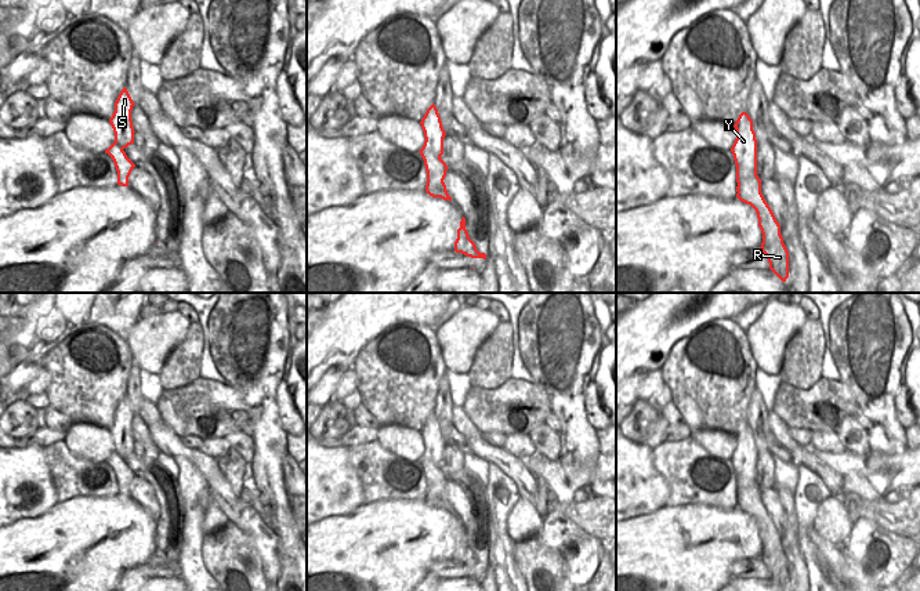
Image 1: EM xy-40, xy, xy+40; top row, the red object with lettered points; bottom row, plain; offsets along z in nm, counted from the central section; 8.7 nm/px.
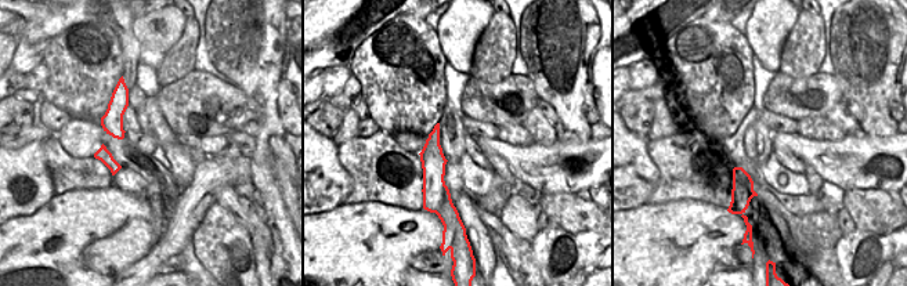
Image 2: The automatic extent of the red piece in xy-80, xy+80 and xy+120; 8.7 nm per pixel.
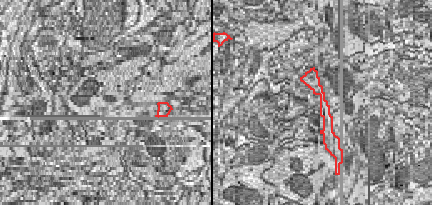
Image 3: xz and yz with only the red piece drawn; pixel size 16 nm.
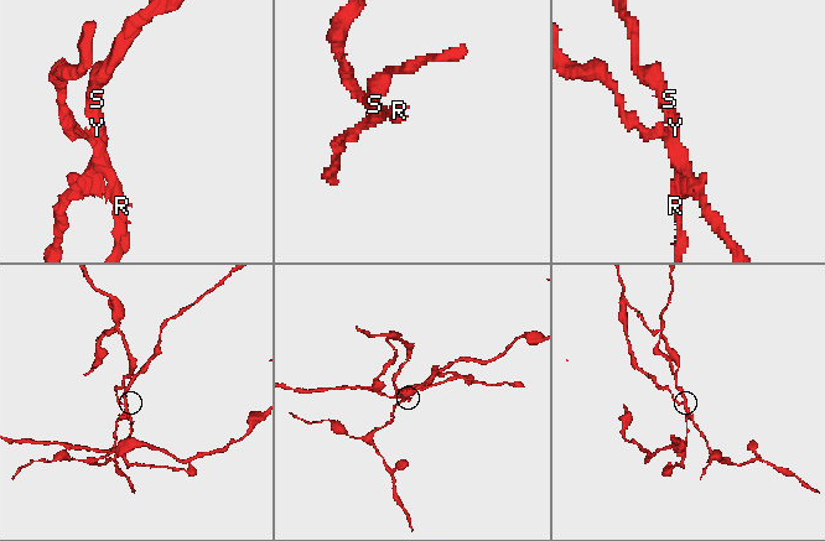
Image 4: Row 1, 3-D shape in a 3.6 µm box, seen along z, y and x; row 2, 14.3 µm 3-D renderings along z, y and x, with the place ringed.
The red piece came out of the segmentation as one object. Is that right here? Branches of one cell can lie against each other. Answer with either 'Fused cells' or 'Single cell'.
Fused cells.

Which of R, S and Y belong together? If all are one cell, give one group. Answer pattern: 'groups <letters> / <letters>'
groups R / S Y

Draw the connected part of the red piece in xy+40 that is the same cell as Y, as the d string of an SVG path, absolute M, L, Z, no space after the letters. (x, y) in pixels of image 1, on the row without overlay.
M742 421L734 434L736 449L731 457L736 474L736 492L740 500L736 507L750 514L750 486L757 483L757 449L753 439L753 429Z

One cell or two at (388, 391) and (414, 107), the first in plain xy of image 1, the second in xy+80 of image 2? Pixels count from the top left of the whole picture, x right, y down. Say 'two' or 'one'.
one

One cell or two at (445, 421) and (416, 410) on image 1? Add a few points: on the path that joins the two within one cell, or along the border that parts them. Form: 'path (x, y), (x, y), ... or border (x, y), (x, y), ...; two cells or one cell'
border (439, 381), (434, 413); two cells

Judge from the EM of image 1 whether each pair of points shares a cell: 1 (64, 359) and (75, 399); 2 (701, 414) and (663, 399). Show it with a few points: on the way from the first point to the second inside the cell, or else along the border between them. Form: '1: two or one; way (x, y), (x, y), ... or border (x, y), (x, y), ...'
1: one; way (73, 369), (75, 390)
2: two; border (665, 383), (673, 399)

